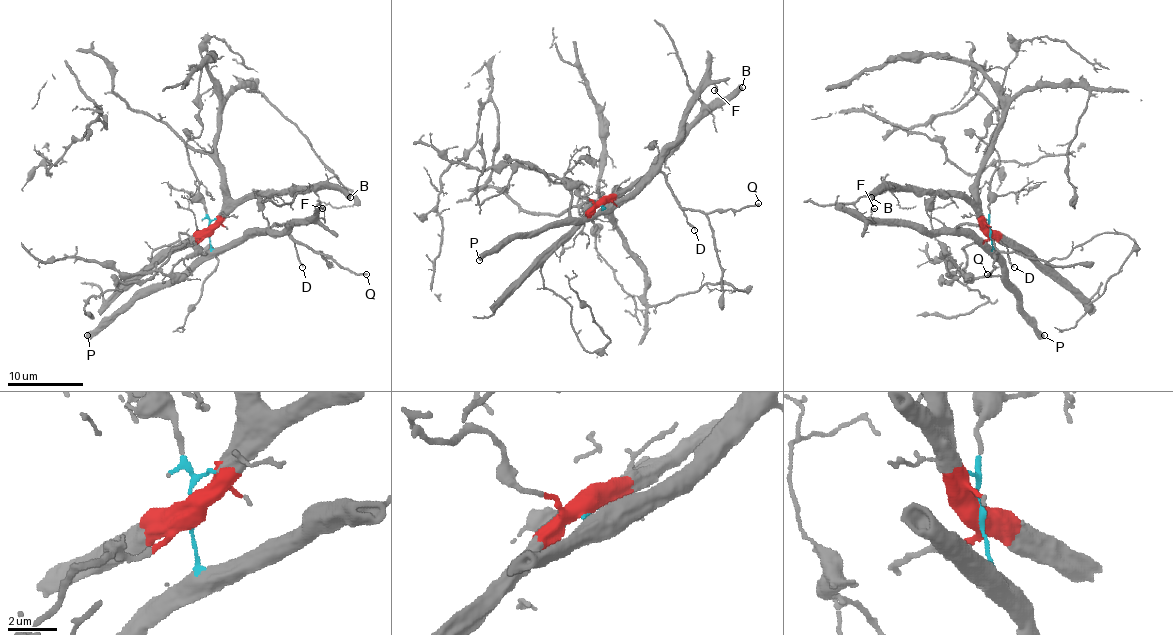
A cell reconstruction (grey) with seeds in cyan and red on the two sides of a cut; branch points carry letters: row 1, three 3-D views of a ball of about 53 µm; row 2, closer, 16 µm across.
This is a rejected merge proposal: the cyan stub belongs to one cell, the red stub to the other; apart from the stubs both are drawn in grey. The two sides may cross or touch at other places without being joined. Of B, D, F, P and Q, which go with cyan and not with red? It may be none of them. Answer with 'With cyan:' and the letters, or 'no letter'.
With cyan: D, F, P, Q

